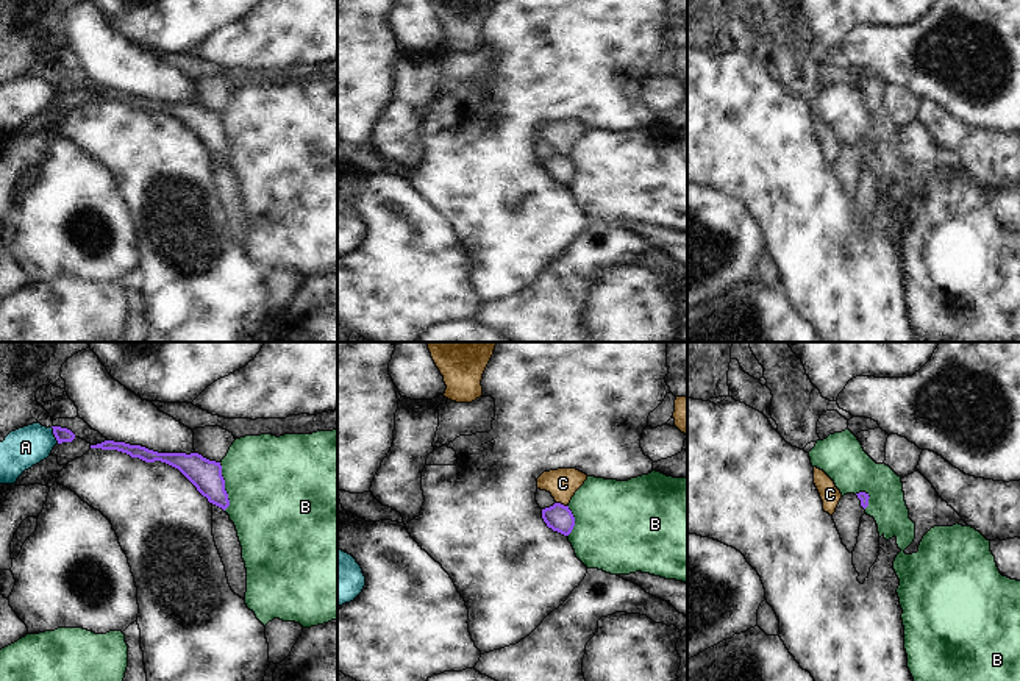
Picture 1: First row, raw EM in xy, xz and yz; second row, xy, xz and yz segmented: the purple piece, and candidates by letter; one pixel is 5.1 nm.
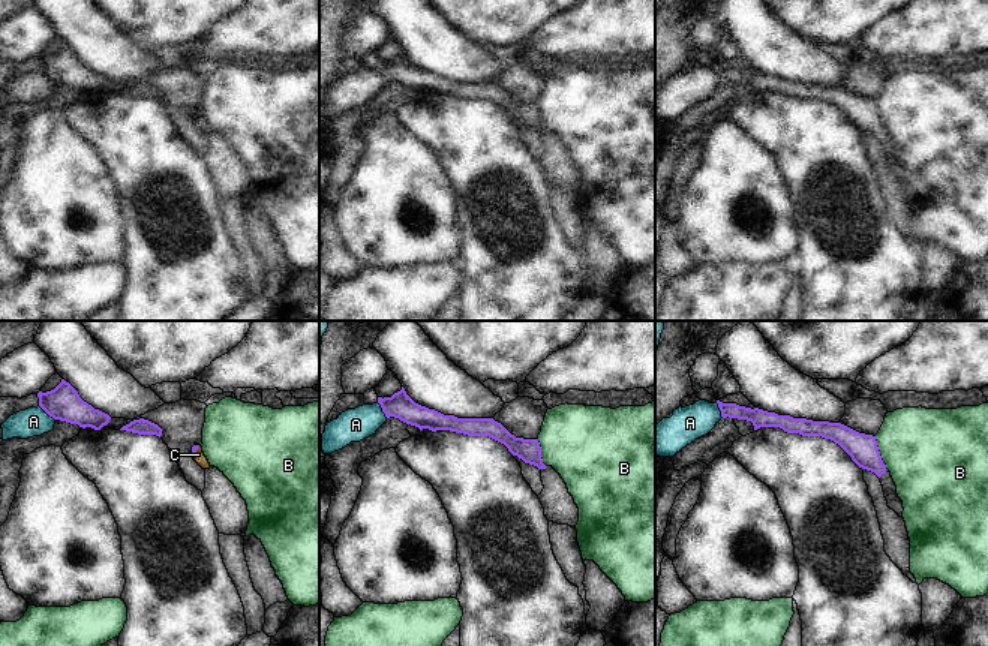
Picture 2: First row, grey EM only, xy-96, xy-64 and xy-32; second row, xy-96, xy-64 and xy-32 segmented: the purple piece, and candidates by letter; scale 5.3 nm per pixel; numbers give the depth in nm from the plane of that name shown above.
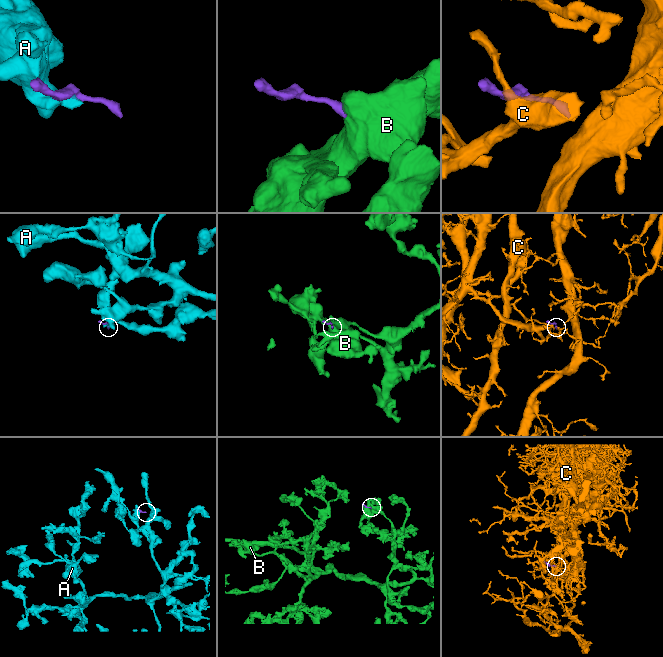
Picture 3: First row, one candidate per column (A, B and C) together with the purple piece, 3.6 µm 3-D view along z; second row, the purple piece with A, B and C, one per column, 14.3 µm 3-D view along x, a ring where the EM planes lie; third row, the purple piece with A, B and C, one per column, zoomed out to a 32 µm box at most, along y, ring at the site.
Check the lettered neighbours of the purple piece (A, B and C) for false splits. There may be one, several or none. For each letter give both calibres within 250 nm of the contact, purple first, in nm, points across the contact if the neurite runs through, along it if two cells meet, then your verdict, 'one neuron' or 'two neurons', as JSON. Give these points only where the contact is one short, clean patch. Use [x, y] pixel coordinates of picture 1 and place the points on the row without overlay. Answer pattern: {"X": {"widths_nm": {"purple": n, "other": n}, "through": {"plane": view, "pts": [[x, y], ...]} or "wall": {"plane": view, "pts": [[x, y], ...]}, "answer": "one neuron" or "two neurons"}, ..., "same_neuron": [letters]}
{"A": {"widths_nm": {"purple": 80, "other": 200}, "wall": {"plane": "xy", "pts": [[52, 77], [58, 92]]}, "answer": "two neurons"}, "B": {"widths_nm": {"purple": 160, "other": 480}, "wall": {"plane": "xy", "pts": [[219, 113], [228, 150], [225, 160]]}, "answer": "two neurons"}, "C": {"widths_nm": {"purple": 140, "other": 160}, "wall": {"plane": "xz", "pts": [[556, 152], [567, 156]]}, "answer": "two neurons"}, "same_neuron": []}

